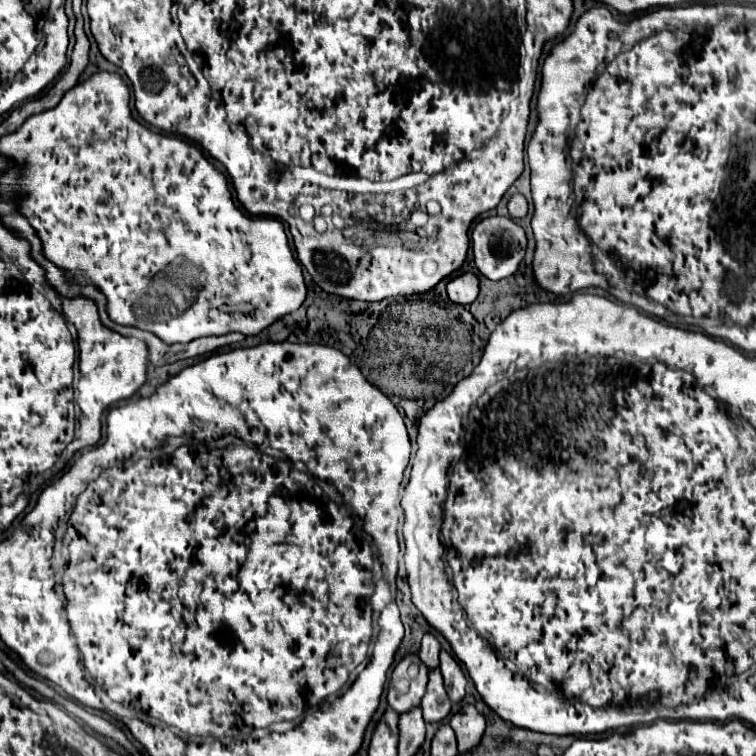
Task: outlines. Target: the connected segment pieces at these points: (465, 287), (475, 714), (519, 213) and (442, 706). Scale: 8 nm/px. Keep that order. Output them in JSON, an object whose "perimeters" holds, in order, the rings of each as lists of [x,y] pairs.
{"perimeters":[[[[467,271],[467,273],[461,273],[461,275],[453,277],[447,283],[447,293],[449,293],[449,299],[453,303],[461,303],[461,305],[473,303],[477,299],[477,295],[479,295],[479,279],[477,279],[477,275]]],[[[463,705],[449,723],[457,735],[459,751],[469,751],[475,747],[485,731],[485,717],[477,711],[475,705]]],[[[515,193],[515,195],[509,199],[509,213],[511,213],[513,219],[525,217],[525,213],[527,213],[527,199],[525,199],[521,193]]],[[[437,667],[429,671],[427,693],[421,701],[421,709],[423,709],[423,719],[427,723],[443,721],[451,711],[451,701],[449,701],[449,695],[445,691],[445,685],[443,685],[441,671]]]]}

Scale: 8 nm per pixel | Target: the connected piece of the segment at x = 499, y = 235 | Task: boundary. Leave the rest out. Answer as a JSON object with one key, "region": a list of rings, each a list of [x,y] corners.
{"region":[[[493,215],[493,217],[487,217],[483,221],[479,221],[473,229],[473,253],[475,253],[475,265],[479,269],[481,275],[485,275],[487,279],[491,281],[499,281],[499,279],[505,279],[505,277],[511,277],[523,255],[525,255],[525,249],[527,247],[527,237],[525,237],[525,231],[523,227],[513,221],[511,217],[499,217],[499,215]]]}

